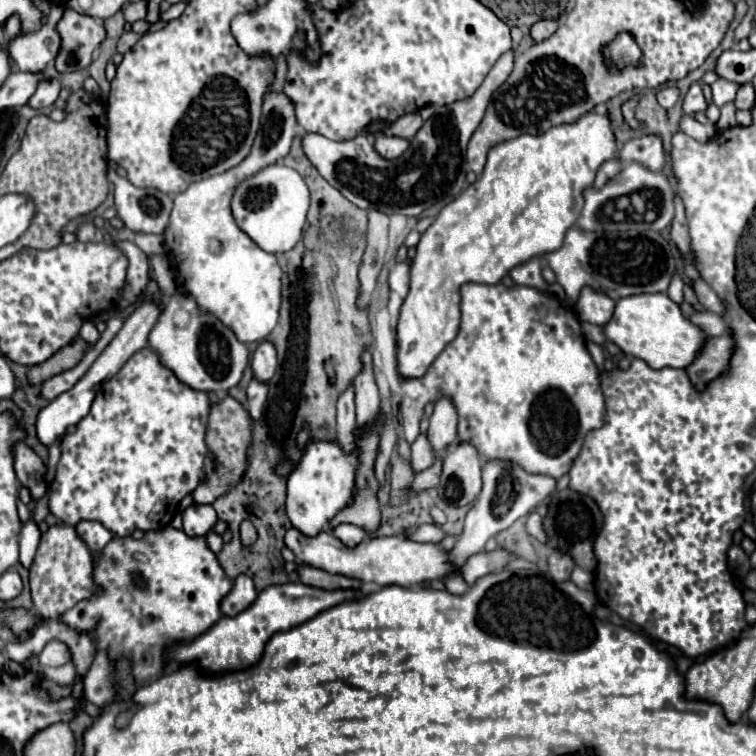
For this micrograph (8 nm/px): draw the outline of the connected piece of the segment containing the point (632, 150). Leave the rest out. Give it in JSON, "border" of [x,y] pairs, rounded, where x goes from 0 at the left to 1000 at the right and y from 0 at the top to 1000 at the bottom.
{"border":[[[849,179],[849,181],[831,187],[823,194],[823,200],[817,202],[817,210],[823,216],[847,213],[849,218],[857,218],[857,224],[873,226],[881,216],[881,205],[878,205],[873,179]]]}

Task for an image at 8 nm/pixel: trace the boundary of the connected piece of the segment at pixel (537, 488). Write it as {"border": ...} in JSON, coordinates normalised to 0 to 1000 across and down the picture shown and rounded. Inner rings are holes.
{"border":[[[646,610],[638,618],[638,636],[638,649],[616,681],[614,702],[608,705],[606,718],[595,729],[598,737],[603,737],[603,742],[614,742],[619,731],[632,731],[635,726],[640,726],[648,710],[672,700],[683,687],[693,684],[696,679],[704,679],[725,655],[735,649],[735,634],[725,628],[696,626],[688,615],[677,610]]]}

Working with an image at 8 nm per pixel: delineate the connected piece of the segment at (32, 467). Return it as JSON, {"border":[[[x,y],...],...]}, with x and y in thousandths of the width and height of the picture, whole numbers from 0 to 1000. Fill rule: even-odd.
{"border":[[[21,583],[16,589],[16,599],[19,599],[19,623],[26,634],[26,639],[32,644],[37,644],[42,660],[50,663],[53,657],[61,655],[61,636],[56,631],[58,628],[58,612],[29,583]]]}

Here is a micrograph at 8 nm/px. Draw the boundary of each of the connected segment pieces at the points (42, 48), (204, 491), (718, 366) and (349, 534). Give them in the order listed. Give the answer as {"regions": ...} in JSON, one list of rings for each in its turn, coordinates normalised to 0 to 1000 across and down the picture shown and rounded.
{"regions":[[[[69,7],[63,30],[53,41],[26,46],[11,57],[13,75],[26,94],[58,94],[61,86],[74,78],[82,57],[74,41],[74,30],[82,22],[85,12],[87,7]]],[[[299,522],[294,528],[294,533],[280,536],[278,554],[275,554],[272,586],[286,604],[286,615],[272,610],[272,636],[254,652],[257,665],[262,665],[262,668],[283,665],[286,657],[291,657],[304,642],[310,642],[320,634],[320,626],[325,618],[325,594],[333,586],[333,554],[328,552],[325,541],[312,528]]],[[[955,443],[955,446],[939,446],[937,456],[931,459],[931,467],[907,488],[913,504],[921,512],[937,509],[947,499],[958,496],[966,485],[966,475],[971,467],[971,446]]],[[[447,694],[447,697],[442,700],[442,708],[444,708],[455,721],[471,724],[471,721],[481,713],[484,702],[481,702],[479,697],[471,697],[471,694]]]]}

